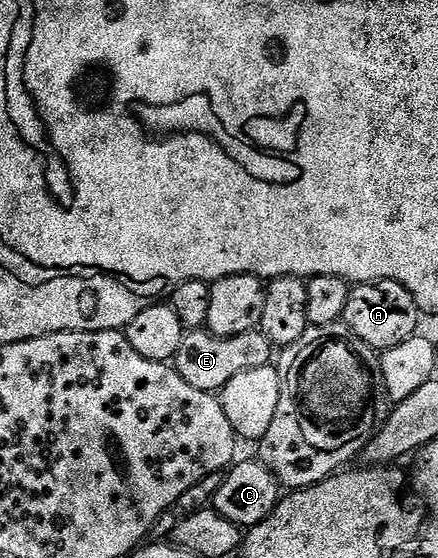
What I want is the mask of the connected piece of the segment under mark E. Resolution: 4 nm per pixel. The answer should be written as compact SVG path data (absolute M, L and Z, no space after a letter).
M209 329L189 331L184 336L184 344L180 344L180 352L172 359L179 376L188 380L192 388L221 391L222 387L232 380L232 376L240 376L240 372L271 365L270 357L276 353L276 347L267 334L261 329L240 332L240 336L225 338L210 333Z

